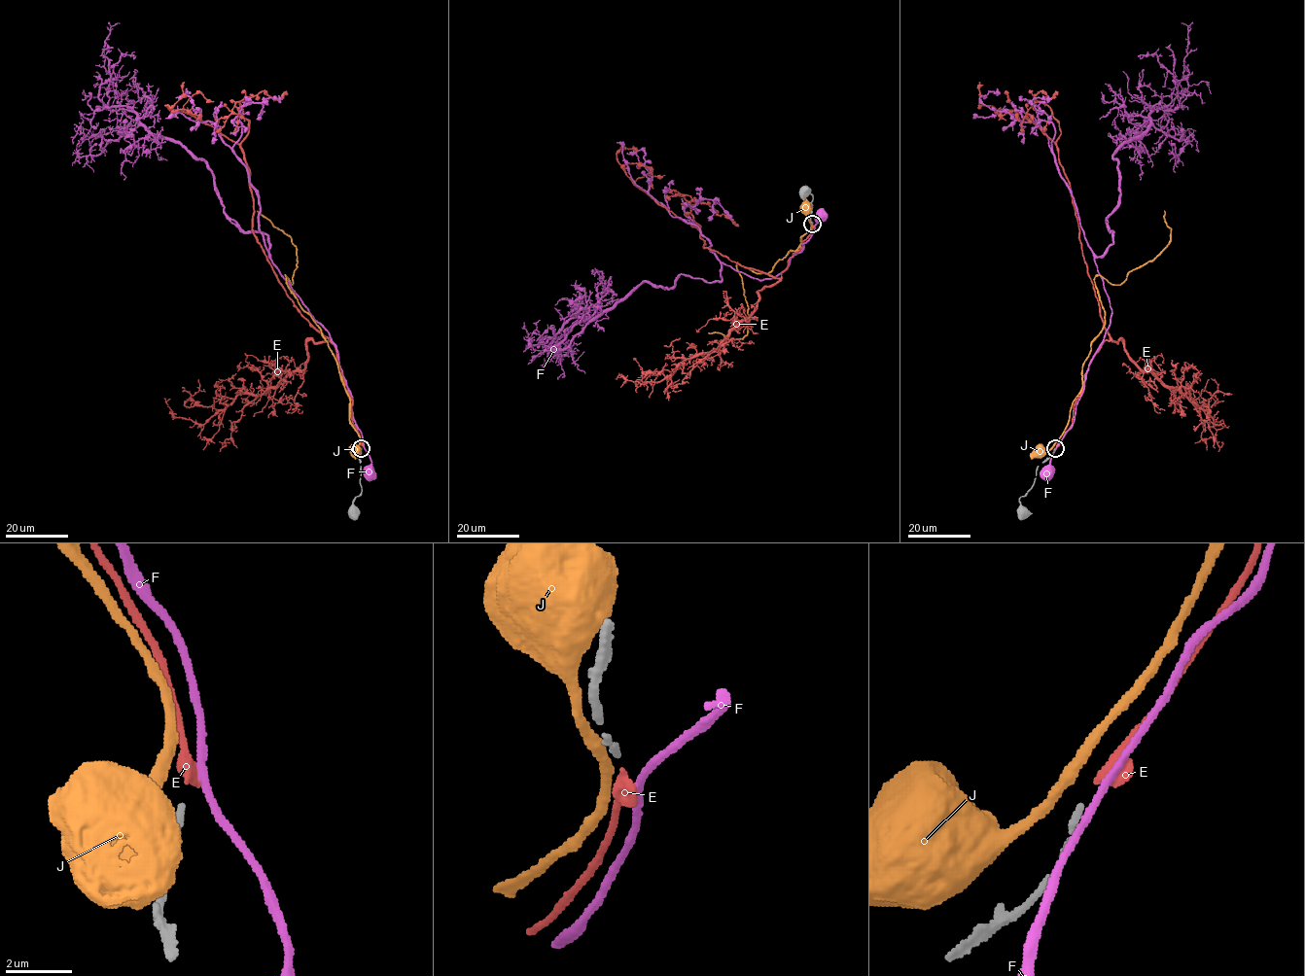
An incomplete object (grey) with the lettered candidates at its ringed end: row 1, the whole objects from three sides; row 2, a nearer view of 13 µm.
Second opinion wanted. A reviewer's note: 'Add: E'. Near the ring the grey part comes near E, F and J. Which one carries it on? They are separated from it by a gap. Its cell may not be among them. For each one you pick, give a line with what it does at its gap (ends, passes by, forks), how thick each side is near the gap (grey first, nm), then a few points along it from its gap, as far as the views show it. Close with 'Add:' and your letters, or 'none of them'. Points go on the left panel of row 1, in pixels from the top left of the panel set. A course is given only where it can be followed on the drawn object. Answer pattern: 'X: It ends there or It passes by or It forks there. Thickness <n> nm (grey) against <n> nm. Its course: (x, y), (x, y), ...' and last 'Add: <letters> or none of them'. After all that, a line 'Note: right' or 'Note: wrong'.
E: It passes by. Thickness 200 nm (grey) against 280 nm. Its course: (362, 445), (334, 344), (287, 294), (254, 233), (244, 152), (211, 125), (173, 112), (199, 112), (202, 121)
Add: E
Note: right

